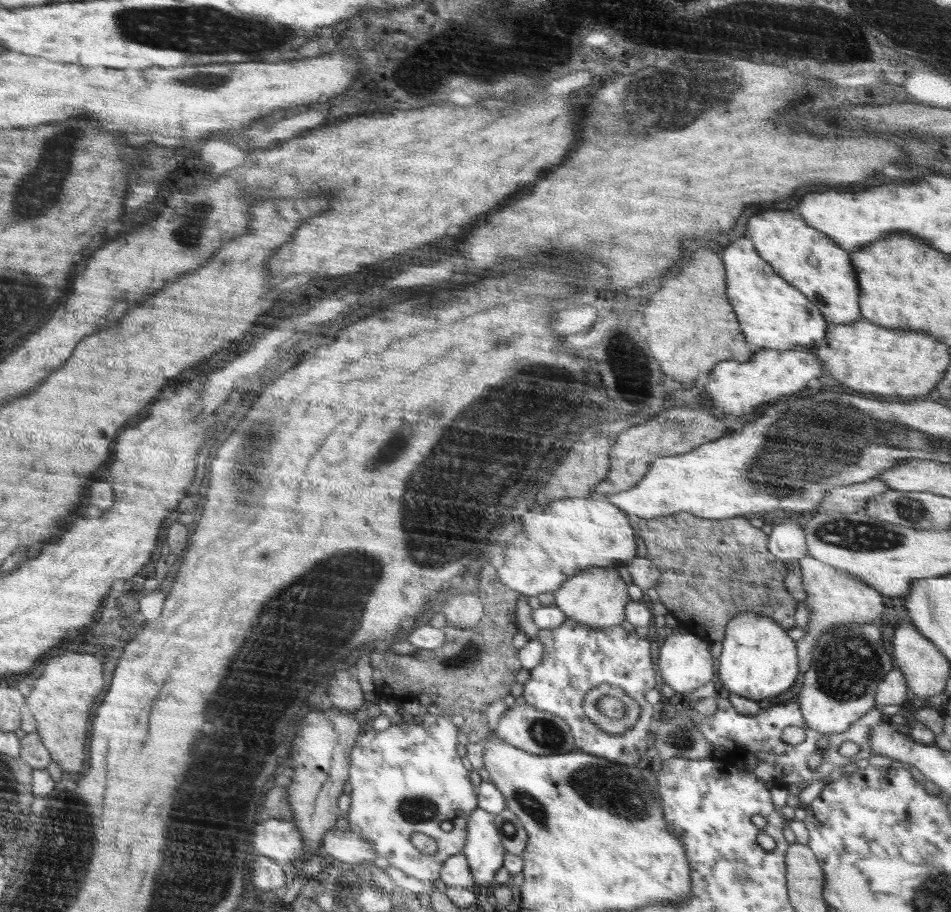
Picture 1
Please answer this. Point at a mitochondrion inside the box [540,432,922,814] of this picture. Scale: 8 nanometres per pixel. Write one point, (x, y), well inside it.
(849, 663)

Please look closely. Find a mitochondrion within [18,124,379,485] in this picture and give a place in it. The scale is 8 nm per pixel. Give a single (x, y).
(184, 233)

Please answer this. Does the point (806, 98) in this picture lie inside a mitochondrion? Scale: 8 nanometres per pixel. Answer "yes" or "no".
no

